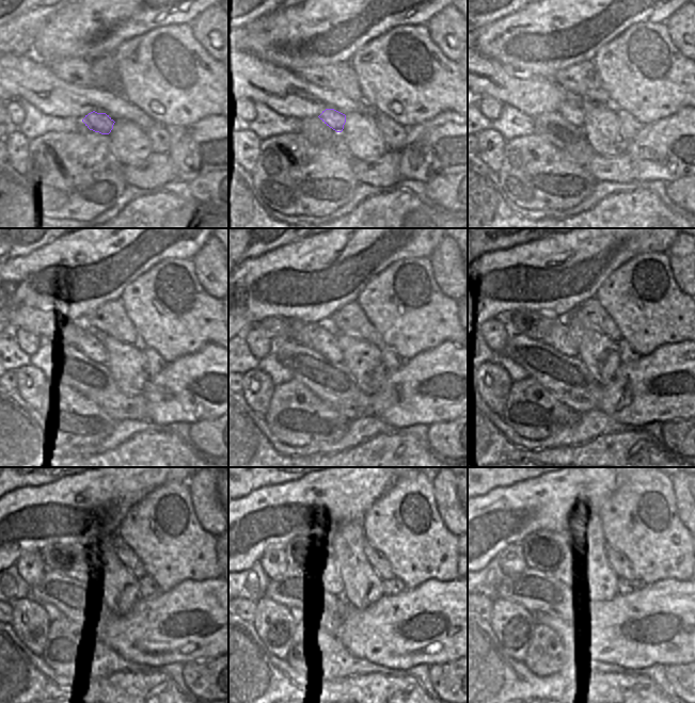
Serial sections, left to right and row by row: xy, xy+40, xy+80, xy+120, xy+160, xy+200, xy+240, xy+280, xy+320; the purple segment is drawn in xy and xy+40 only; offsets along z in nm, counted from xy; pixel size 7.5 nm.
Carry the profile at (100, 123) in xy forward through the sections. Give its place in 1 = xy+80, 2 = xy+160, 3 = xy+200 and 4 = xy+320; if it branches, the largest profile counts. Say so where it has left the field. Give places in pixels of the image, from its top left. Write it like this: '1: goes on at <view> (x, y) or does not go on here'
1: goes on at xy+80 (571, 109)
2: goes on at xy+160 (319, 337)
3: goes on at xy+200 (552, 331)
4: goes on at xy+320 (546, 550)

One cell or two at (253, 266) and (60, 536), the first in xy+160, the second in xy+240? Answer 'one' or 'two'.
one

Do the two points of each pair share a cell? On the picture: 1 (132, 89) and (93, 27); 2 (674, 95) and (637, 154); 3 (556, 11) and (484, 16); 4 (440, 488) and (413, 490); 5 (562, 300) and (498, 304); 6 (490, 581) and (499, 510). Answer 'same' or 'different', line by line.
1: different
2: different
3: different
4: different
5: same
6: different

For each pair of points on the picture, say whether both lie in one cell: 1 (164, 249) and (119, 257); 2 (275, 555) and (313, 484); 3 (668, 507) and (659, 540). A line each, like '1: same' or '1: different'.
1: same
2: different
3: same

